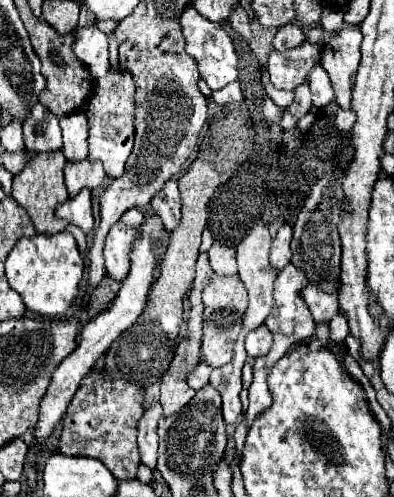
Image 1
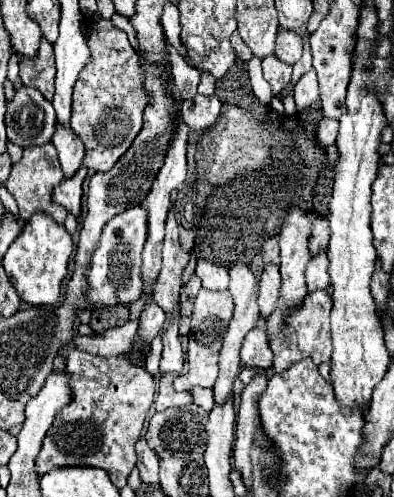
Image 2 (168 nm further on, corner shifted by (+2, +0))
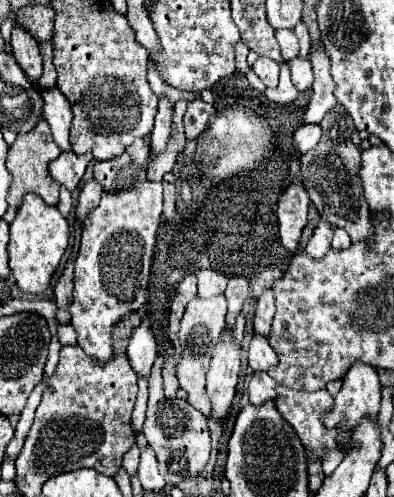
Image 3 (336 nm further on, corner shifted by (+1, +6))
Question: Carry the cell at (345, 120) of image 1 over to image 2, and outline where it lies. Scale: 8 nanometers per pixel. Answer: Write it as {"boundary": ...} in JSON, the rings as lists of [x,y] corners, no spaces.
{"boundary":[[[323,118],[317,126],[317,132],[315,132],[315,140],[321,148],[327,148],[327,146],[333,146],[335,144],[335,138],[337,138],[337,132],[339,132],[339,122],[337,120],[331,120],[331,118]]]}

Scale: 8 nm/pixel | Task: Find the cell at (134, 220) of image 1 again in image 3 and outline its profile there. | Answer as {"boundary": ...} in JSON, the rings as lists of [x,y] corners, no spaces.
{"boundary":[[[142,182],[134,184],[122,192],[104,192],[98,208],[90,212],[82,226],[82,244],[78,258],[74,262],[74,304],[70,308],[72,328],[78,334],[78,346],[86,350],[90,356],[96,356],[100,362],[106,362],[112,356],[112,326],[126,316],[128,312],[138,310],[146,298],[144,288],[150,274],[150,264],[154,256],[154,244],[158,236],[162,214],[162,184],[158,182]]]}

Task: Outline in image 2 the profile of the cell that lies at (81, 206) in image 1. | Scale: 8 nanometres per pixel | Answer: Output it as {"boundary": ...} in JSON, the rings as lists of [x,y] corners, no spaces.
{"boundary":[[[87,168],[77,170],[73,178],[63,178],[63,182],[53,190],[53,202],[61,204],[67,212],[79,216],[81,214],[81,184],[87,174]]]}

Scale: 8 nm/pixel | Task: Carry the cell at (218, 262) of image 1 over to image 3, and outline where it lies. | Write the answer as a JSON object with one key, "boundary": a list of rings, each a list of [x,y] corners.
{"boundary":[[[198,270],[198,296],[200,298],[210,298],[216,294],[222,294],[228,284],[228,276],[218,272],[218,270]]]}

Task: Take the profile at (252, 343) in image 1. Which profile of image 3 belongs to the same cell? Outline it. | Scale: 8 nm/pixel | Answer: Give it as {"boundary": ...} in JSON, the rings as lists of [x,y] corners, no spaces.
{"boundary":[[[254,334],[250,348],[248,348],[248,364],[256,372],[260,372],[260,370],[268,372],[272,366],[278,364],[278,356],[276,356],[274,348],[270,346],[270,342],[266,340],[266,336]]]}

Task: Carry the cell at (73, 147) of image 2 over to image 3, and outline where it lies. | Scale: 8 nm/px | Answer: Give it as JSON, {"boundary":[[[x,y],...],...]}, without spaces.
{"boundary":[[[52,88],[50,92],[42,92],[42,98],[46,100],[44,108],[44,120],[50,124],[54,142],[62,152],[70,152],[70,128],[72,128],[72,110],[68,100],[62,96],[58,88]]]}

